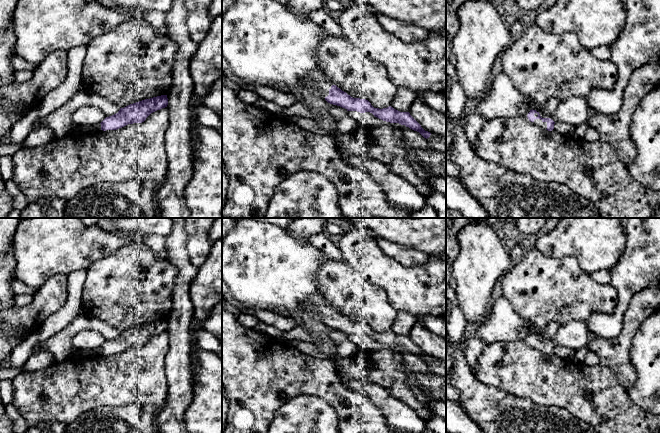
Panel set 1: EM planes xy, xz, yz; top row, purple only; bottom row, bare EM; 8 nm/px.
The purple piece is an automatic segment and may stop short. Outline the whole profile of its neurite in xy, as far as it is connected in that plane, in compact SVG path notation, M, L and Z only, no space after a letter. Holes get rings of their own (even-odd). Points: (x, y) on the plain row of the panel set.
M161 319L130 328L109 341L100 348L91 351L93 354L117 354L128 348L142 347L153 336L167 331L167 319Z

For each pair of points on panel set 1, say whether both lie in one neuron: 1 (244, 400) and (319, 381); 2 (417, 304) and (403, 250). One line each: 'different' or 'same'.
1: same
2: different

